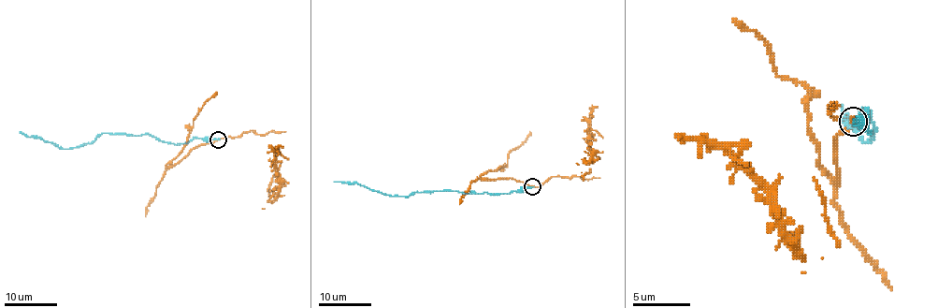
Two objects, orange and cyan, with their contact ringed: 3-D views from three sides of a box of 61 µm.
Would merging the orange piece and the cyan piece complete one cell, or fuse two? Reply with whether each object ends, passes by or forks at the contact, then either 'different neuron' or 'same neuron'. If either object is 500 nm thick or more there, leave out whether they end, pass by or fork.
orange passes by | cyan ends | different neuron

